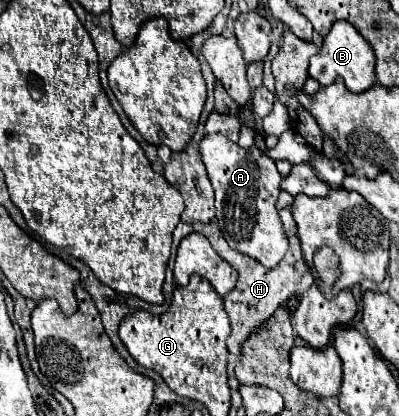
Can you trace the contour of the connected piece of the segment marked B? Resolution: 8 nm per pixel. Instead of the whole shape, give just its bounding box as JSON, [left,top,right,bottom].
[309,21,377,93]

